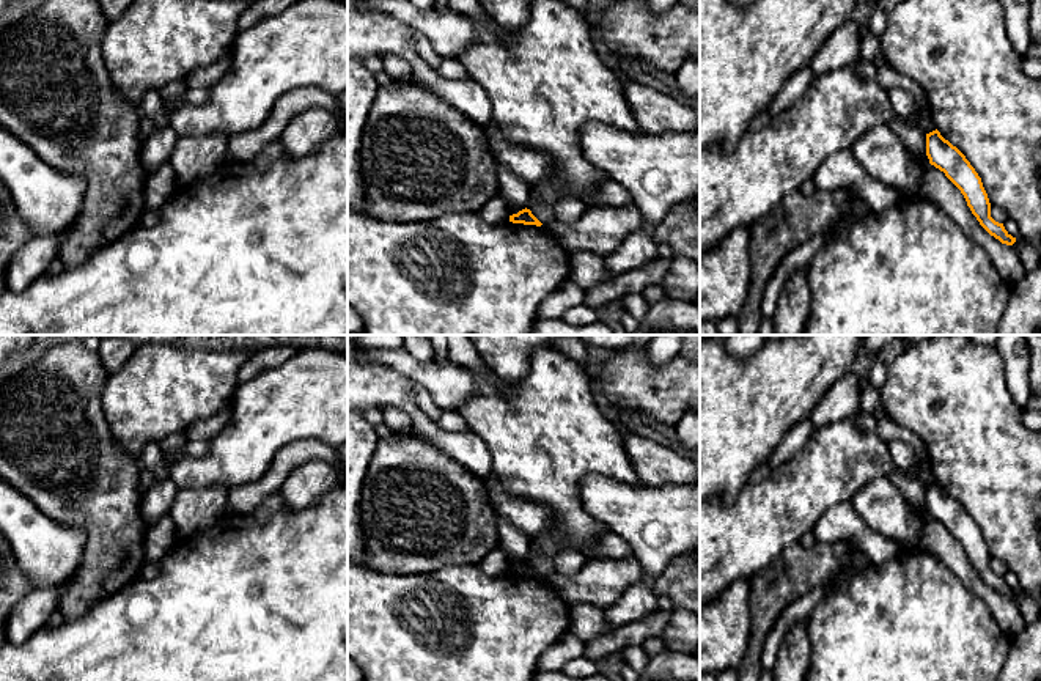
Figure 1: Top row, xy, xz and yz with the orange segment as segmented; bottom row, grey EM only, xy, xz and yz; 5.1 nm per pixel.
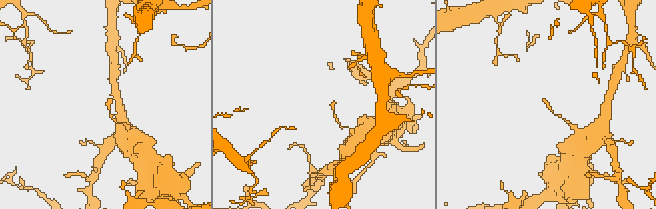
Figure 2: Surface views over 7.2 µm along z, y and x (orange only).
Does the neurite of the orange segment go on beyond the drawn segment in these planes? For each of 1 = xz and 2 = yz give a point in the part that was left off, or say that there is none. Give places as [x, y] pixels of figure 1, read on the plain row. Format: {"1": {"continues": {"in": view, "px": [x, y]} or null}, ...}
{"1": {"continues": null}, "2": {"continues": null}}

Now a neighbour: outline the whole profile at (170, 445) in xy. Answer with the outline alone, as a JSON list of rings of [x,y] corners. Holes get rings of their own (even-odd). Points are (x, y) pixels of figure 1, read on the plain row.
[[[179,431],[162,439],[159,442],[159,447],[170,461],[178,461],[179,459],[178,453],[184,447],[186,440],[187,440],[186,433]]]

